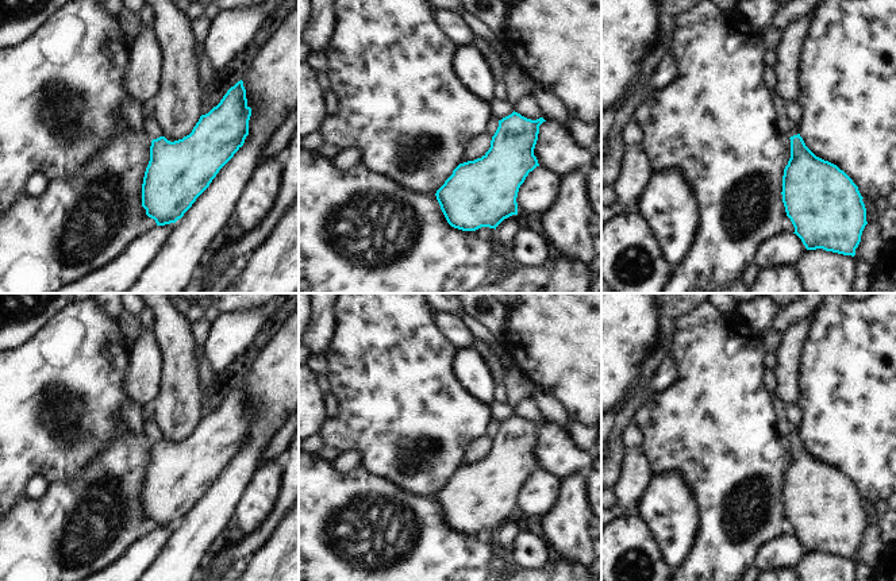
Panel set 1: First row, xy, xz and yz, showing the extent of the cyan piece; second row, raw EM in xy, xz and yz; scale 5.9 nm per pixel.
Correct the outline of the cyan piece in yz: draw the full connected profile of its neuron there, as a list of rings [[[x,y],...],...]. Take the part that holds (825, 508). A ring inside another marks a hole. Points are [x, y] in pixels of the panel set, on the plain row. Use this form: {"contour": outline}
{"contour": [[[789,428],[791,461],[782,478],[782,505],[795,535],[807,553],[823,551],[843,558],[855,558],[868,527],[866,511],[858,489],[837,468],[816,459],[804,446],[799,430]]]}

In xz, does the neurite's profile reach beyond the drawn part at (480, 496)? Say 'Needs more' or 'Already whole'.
Already whole

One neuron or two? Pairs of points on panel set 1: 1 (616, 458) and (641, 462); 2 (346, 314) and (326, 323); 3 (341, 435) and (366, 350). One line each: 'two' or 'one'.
1: two
2: two
3: one

